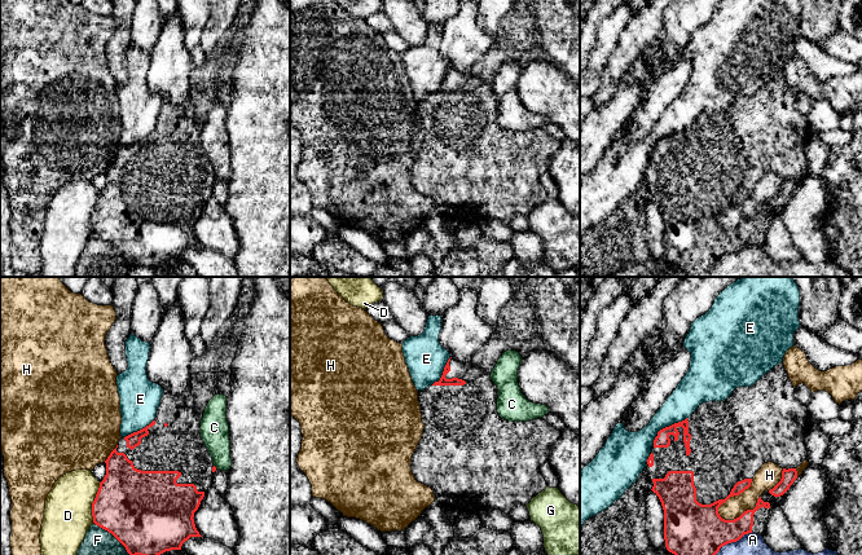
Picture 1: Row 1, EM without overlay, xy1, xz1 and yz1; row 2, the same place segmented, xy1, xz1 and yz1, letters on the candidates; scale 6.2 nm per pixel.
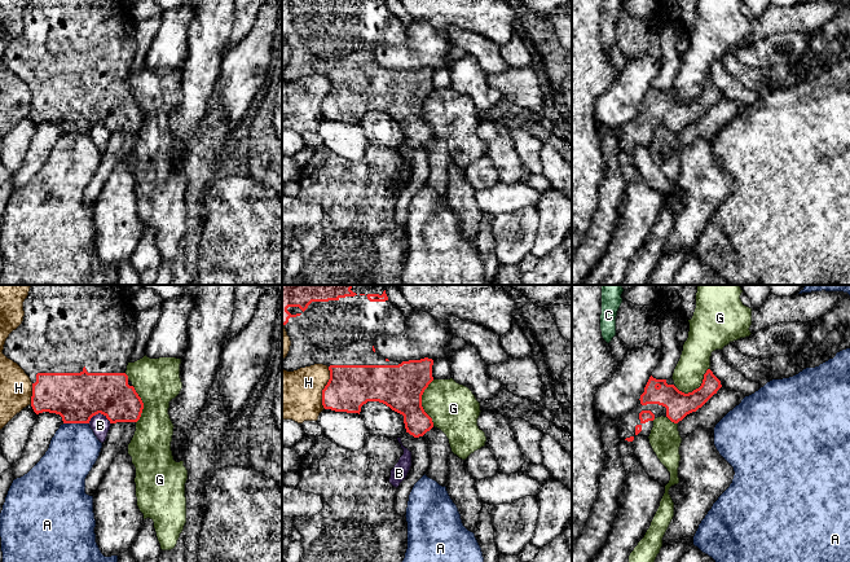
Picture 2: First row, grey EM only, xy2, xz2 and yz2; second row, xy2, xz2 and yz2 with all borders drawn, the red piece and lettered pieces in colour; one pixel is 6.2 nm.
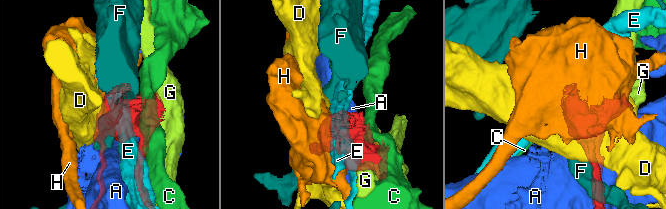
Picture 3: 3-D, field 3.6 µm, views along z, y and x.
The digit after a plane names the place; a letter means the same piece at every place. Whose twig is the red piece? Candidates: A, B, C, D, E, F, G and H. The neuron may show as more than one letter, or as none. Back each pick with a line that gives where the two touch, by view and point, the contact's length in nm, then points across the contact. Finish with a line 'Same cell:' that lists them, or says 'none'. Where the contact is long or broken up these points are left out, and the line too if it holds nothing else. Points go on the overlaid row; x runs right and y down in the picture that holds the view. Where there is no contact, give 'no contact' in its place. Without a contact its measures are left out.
Same cell: none

